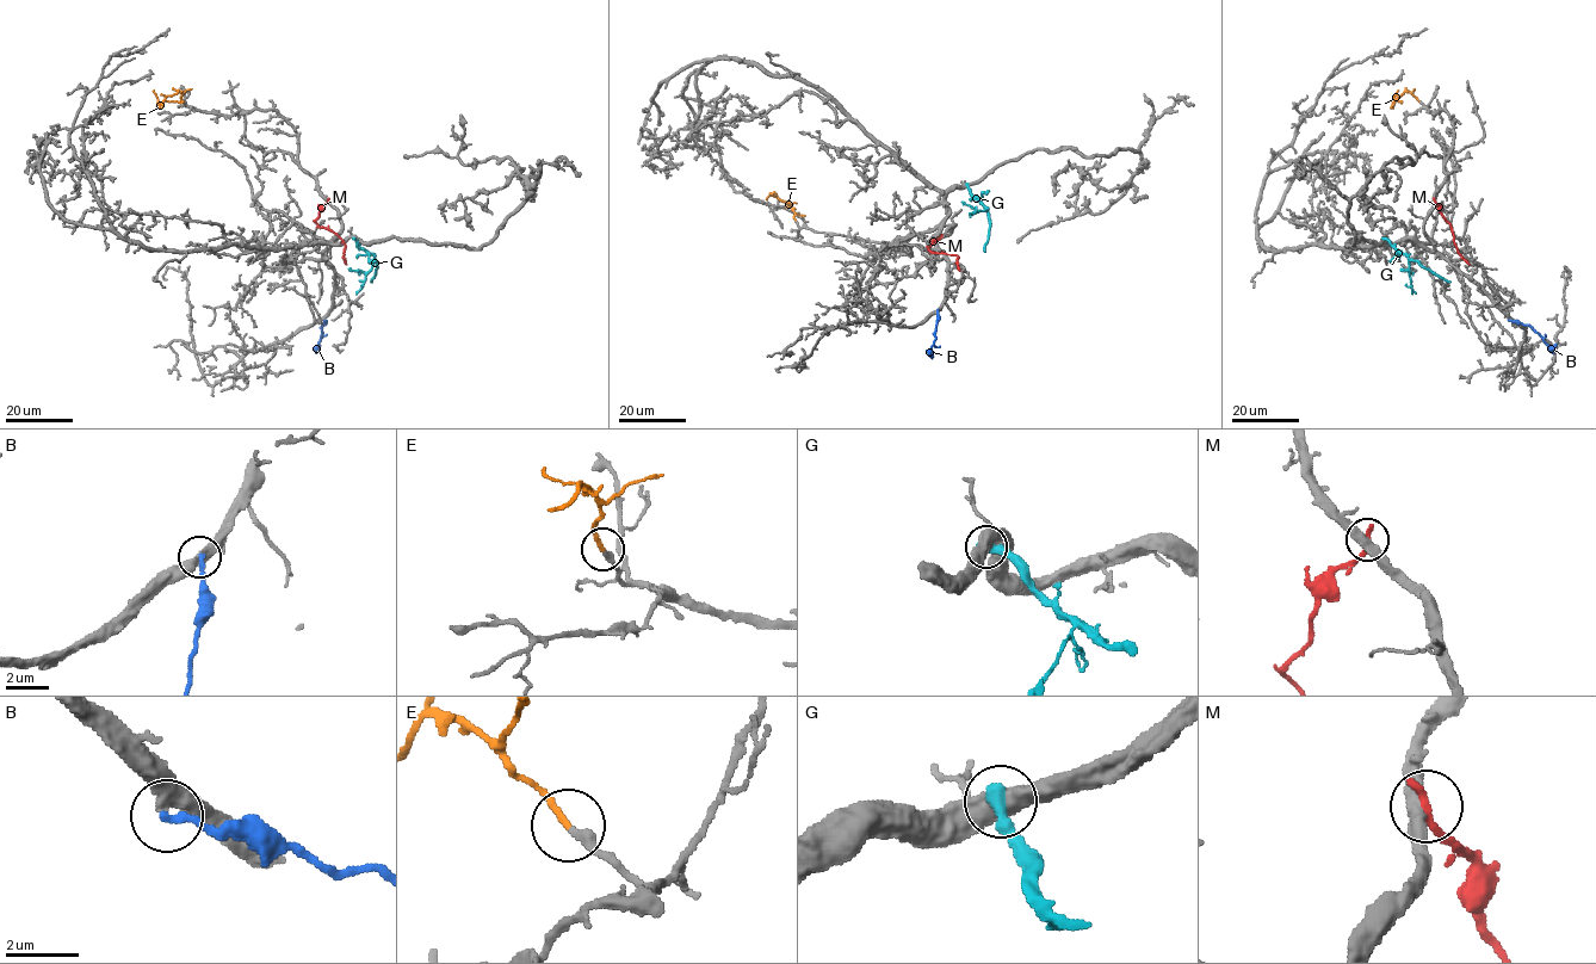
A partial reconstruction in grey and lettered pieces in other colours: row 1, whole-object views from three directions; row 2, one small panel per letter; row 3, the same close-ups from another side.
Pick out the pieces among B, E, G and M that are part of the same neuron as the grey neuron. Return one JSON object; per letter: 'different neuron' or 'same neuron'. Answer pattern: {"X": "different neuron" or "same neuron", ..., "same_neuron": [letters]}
{"B": "different neuron", "E": "same neuron", "G": "different neuron", "M": "different neuron", "same_neuron": ["E"]}

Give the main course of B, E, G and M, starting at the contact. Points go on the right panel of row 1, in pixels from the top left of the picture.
B: (1509, 320), (1529, 325), (1548, 346), (1557, 344)
E: (1418, 100), (1405, 91), (1393, 104), (1398, 91)
G: (1384, 238), (1410, 259), (1449, 282)
M: (1435, 201), (1451, 227), (1458, 252), (1470, 264)

